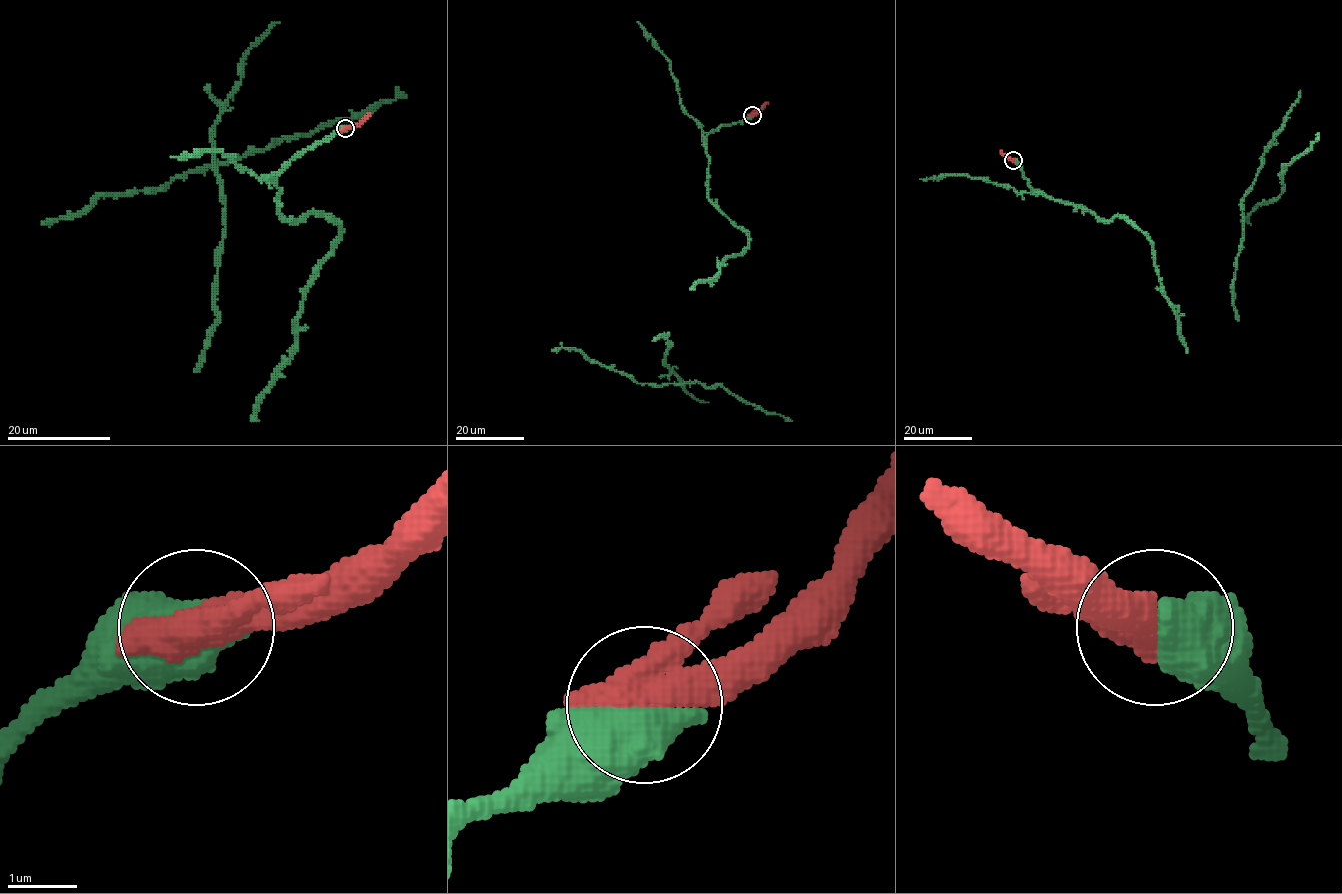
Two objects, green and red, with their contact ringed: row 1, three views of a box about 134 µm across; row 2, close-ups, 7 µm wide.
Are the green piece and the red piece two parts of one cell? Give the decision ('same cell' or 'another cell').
same cell

